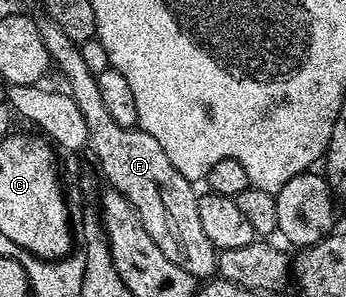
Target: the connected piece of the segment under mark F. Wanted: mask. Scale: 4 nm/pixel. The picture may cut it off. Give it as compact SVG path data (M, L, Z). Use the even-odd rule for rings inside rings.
M45 17L38 21L38 30L51 62L66 77L67 90L86 120L89 146L98 159L100 169L108 181L106 183L132 203L134 210L140 215L145 231L172 263L183 267L195 280L206 281L213 278L218 268L217 249L204 233L200 222L199 196L194 191L193 182L186 180L172 166L172 161L168 159L158 139L137 127L120 127L112 119L101 100L97 76L85 66L77 42L69 39L60 27L56 27Z

